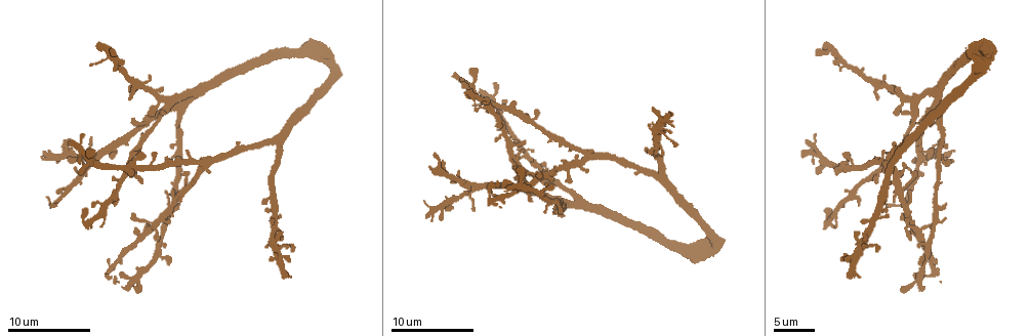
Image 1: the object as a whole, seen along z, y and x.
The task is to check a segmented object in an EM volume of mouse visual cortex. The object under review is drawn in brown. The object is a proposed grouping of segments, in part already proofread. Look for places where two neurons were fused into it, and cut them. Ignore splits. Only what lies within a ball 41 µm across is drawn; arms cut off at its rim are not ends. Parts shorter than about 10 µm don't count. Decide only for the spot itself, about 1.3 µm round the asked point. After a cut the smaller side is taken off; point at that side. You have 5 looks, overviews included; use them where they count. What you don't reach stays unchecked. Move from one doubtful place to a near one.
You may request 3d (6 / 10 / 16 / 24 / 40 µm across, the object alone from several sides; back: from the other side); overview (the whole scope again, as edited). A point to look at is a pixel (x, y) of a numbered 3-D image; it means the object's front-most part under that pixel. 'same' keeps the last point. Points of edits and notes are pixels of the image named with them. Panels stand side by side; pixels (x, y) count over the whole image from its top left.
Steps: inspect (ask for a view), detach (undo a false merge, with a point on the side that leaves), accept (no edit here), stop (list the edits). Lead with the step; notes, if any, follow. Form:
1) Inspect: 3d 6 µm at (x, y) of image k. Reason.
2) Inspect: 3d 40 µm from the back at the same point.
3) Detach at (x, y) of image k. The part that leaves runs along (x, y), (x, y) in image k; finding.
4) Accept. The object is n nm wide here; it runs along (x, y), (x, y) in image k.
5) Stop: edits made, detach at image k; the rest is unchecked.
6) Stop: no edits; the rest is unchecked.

Inspect: 3d 16 µm at (471, 188) of image 1. Four or more arms meet.

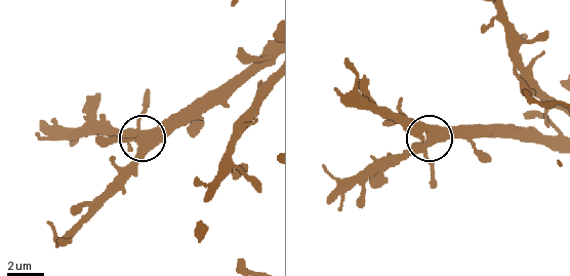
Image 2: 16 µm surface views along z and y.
Accept. One neuron here.

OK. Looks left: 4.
Inspect: 3d 10 µm at (176, 113) of image 1. Four or more arms meet.

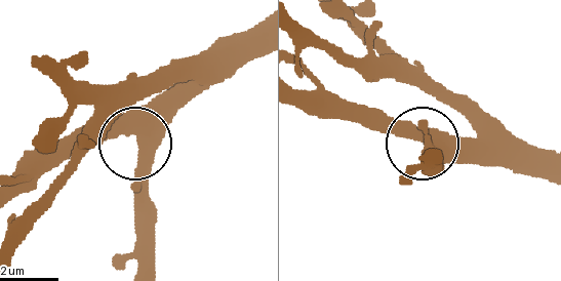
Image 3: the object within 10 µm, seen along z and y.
Accept. The side arm is 23 µm long; one neuron here.

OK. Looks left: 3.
Inspect: 3d 6 µm at (655, 171) of image 1.

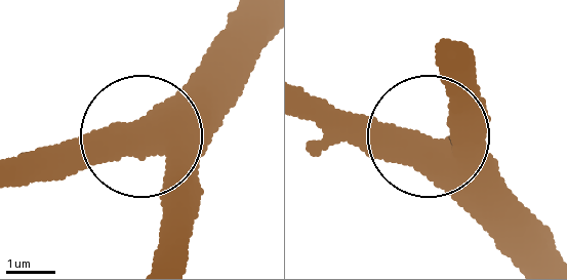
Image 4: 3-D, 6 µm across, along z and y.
Inspect: 3d 6 µm from the back at (151, 136) of image 4. Other side.

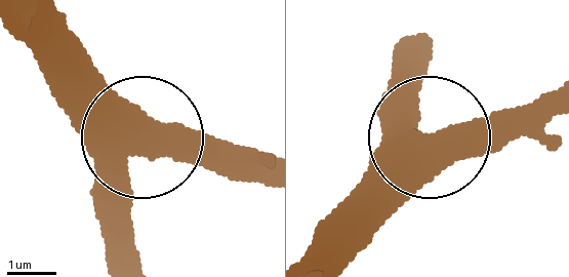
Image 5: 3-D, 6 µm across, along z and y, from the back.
Accept. The object is 630 nm wide here; all the same neuron.

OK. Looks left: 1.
Stop: no edits; the rest is unchecked.

